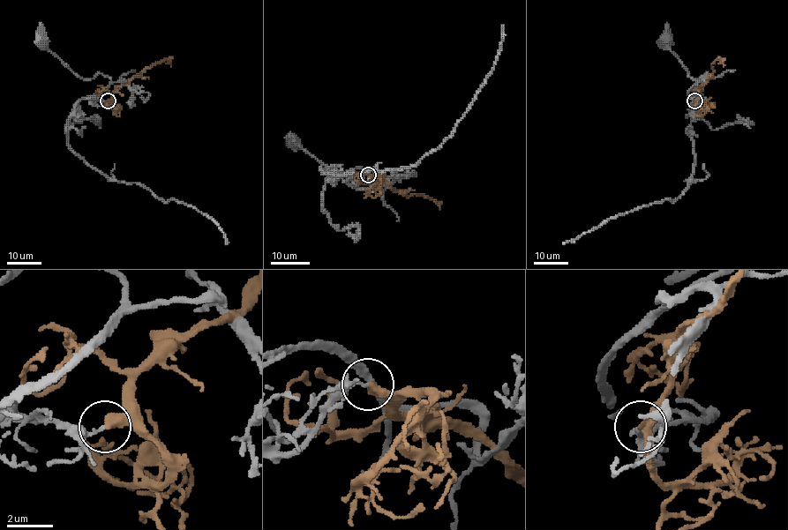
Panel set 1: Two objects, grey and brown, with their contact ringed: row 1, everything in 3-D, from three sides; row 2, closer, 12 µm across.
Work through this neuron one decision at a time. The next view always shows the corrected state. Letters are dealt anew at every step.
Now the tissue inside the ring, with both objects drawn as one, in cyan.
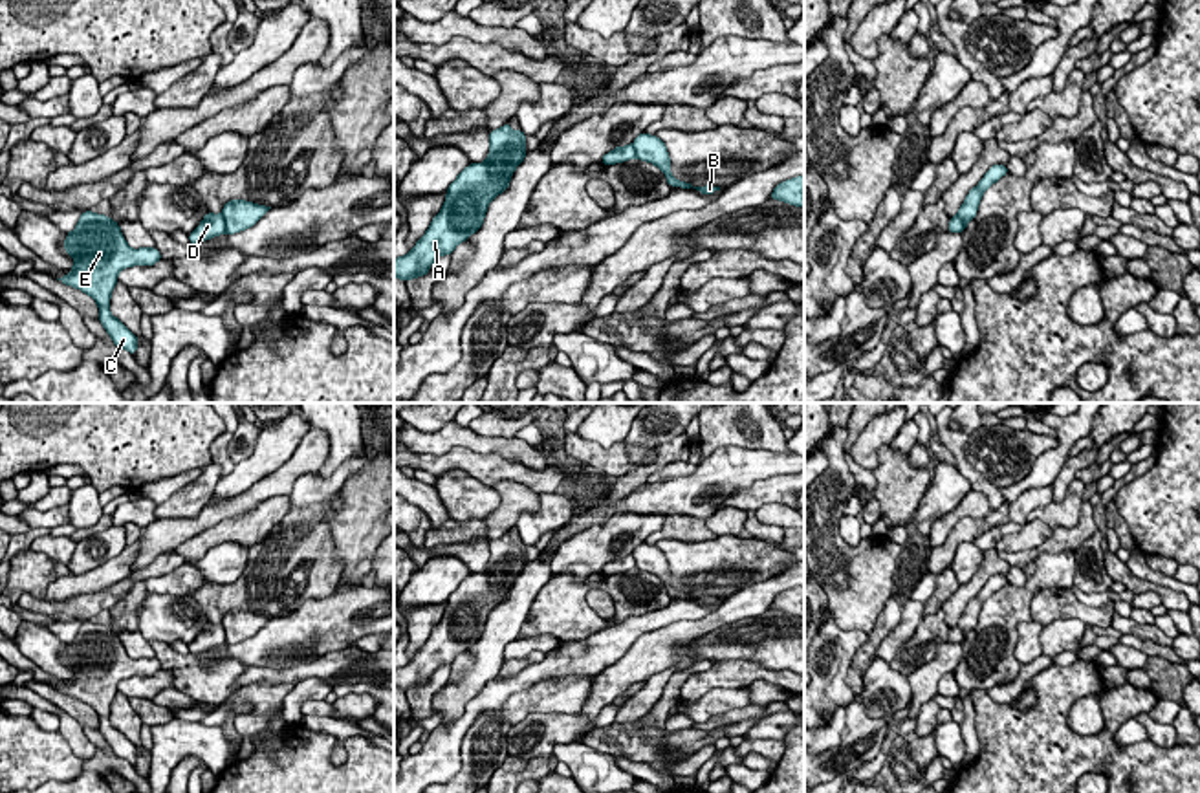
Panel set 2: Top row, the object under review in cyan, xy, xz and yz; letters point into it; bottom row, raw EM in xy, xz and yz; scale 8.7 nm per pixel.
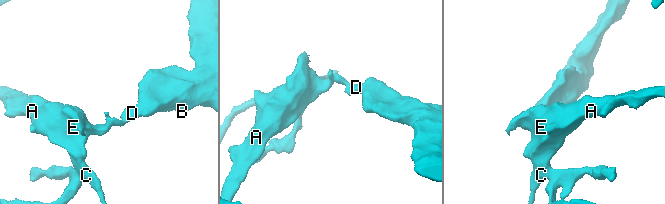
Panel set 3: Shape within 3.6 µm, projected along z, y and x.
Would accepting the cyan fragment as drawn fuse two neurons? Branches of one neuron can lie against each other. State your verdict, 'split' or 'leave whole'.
split

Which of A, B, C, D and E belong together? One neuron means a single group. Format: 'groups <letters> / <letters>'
groups A C D E / B

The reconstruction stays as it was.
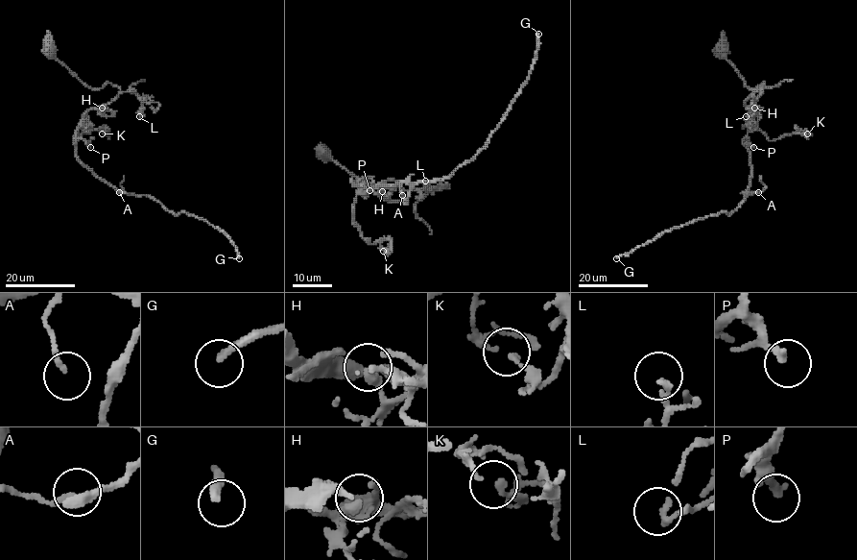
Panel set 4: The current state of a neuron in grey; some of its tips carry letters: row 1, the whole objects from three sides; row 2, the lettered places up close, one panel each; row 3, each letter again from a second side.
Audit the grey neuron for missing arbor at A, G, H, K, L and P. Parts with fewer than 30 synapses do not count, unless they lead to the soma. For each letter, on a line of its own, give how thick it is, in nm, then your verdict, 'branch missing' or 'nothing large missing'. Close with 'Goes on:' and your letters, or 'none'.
A: 100 nm thick; nothing large missing
G: 260 nm thick; branch missing
H: 300 nm thick; nothing large missing
K: 190 nm thick; nothing large missing
L: 200 nm thick; nothing large missing
P: 240 nm thick; nothing large missing
Goes on: G

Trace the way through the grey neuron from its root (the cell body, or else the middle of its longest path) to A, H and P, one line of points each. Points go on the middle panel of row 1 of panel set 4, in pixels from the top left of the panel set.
A: (323, 151), (389, 200), (399, 202), (403, 197), (392, 180), (371, 186), (354, 184), (402, 182), (402, 195)
H: (323, 151), (389, 200), (399, 202), (403, 197), (392, 180), (373, 190), (379, 196), (382, 191)
P: (323, 151), (389, 200), (399, 202), (403, 197), (392, 180), (371, 186), (352, 182), (366, 177), (369, 190)

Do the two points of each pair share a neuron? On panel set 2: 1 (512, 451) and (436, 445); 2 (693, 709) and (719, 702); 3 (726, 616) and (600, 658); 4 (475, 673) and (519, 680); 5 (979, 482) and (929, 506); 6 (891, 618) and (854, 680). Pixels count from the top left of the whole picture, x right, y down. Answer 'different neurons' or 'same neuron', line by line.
1: same neuron
2: same neuron
3: different neurons
4: different neurons
5: different neurons
6: same neuron

